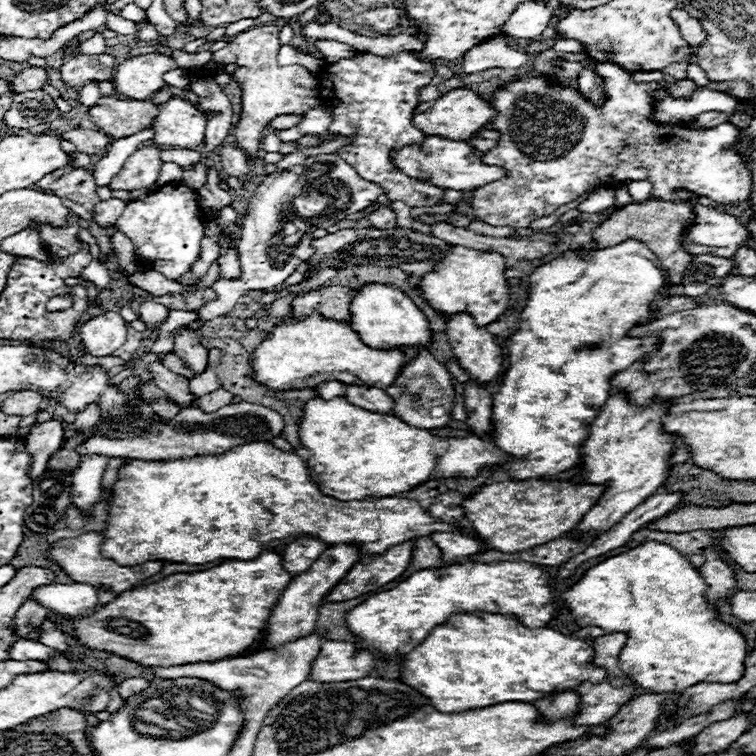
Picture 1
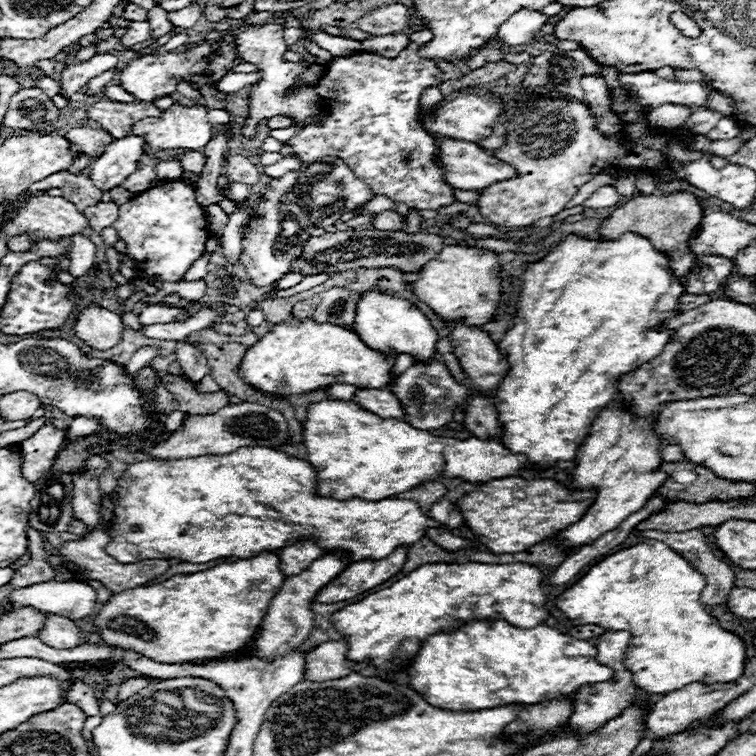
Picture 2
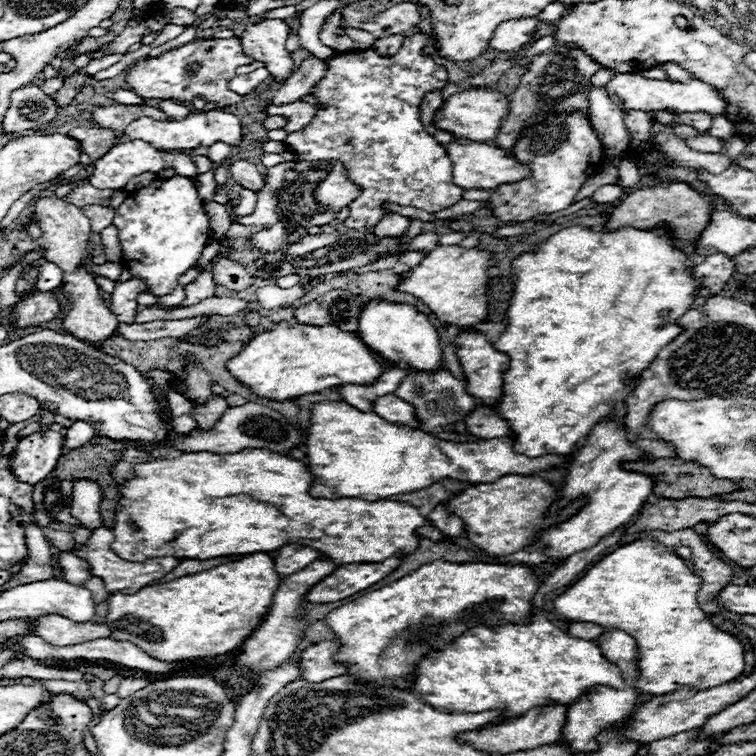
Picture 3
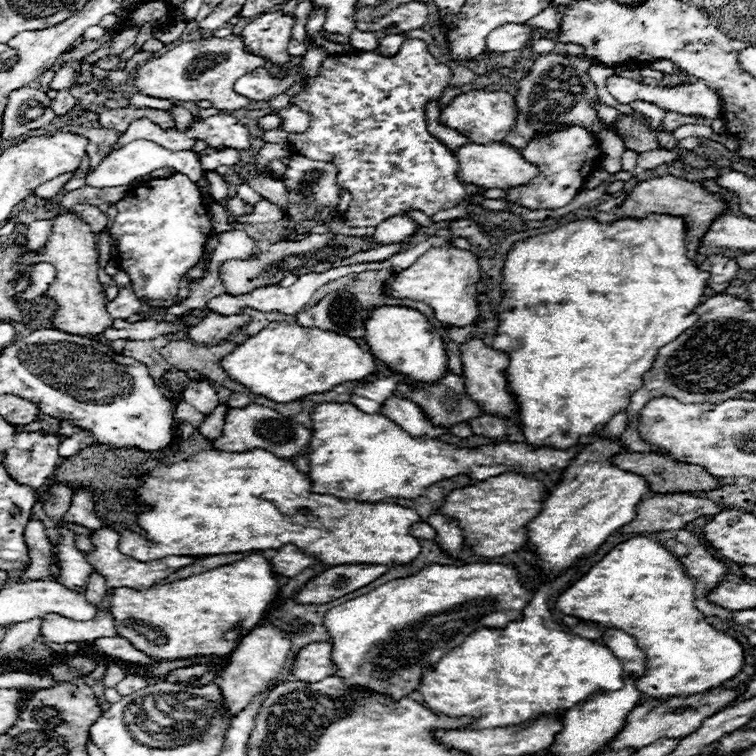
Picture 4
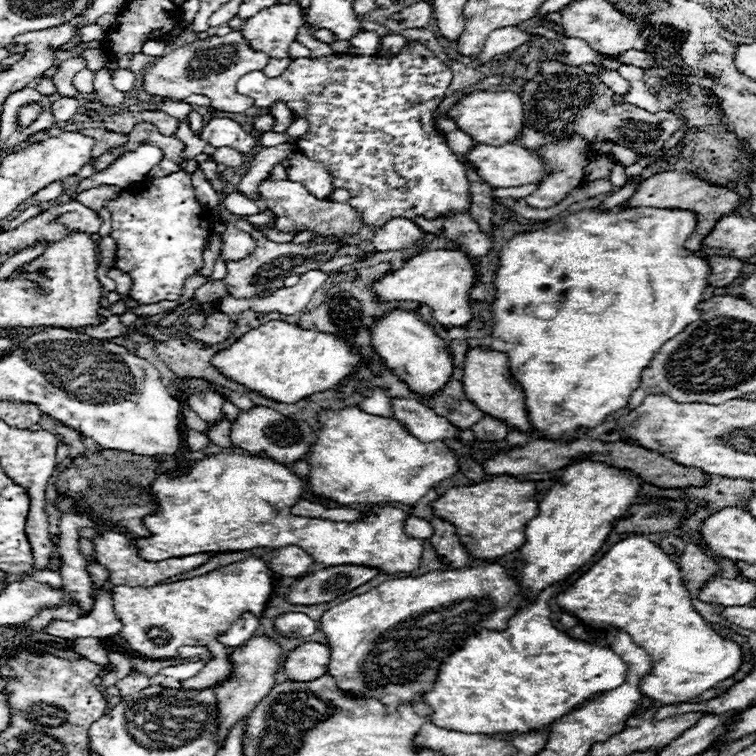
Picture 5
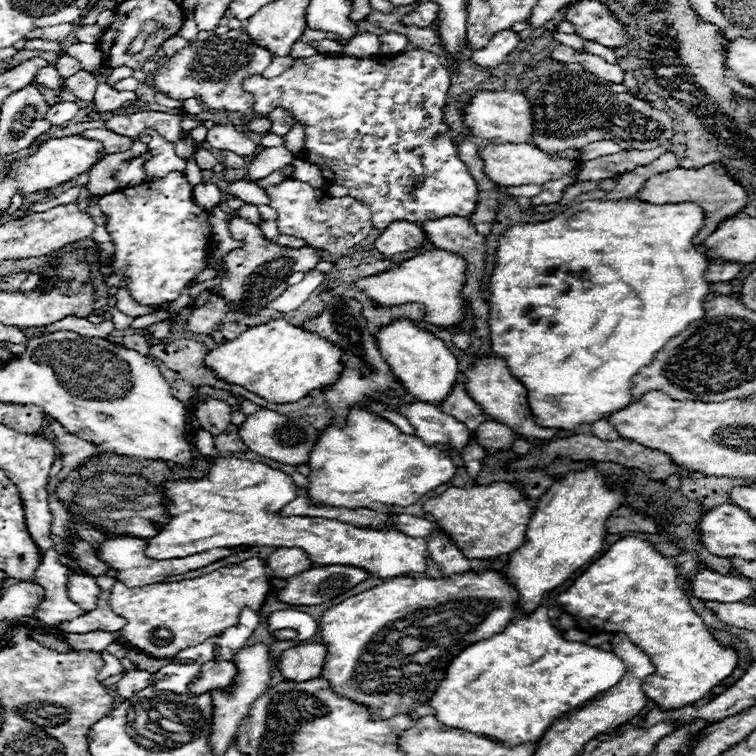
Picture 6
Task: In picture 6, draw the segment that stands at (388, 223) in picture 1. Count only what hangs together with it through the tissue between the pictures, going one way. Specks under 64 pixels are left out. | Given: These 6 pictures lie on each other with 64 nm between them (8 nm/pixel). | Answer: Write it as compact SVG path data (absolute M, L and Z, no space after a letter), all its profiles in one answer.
M394 222L376 238L374 246L386 256L394 256L418 248L422 246L422 242L426 242L426 232L422 230L422 226L410 222Z

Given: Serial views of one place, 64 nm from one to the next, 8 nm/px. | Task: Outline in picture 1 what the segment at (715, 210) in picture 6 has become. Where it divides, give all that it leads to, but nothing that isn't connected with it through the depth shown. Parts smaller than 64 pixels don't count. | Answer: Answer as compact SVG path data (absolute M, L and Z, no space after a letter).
M648 198L644 202L632 202L624 208L618 208L616 212L612 212L594 230L594 244L598 248L606 248L606 246L614 246L622 240L636 238L636 240L644 242L658 256L658 260L662 262L662 268L666 270L666 274L670 278L670 284L680 284L688 264L692 262L692 256L686 254L686 250L682 246L682 236L690 228L692 222L694 222L694 208L688 202Z

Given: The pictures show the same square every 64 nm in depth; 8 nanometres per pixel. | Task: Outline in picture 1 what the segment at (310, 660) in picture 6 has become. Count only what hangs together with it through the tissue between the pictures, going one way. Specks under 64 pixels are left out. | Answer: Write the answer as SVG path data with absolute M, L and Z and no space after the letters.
M326 640L310 668L312 682L344 682L368 676L374 670L370 652L356 652L352 642Z

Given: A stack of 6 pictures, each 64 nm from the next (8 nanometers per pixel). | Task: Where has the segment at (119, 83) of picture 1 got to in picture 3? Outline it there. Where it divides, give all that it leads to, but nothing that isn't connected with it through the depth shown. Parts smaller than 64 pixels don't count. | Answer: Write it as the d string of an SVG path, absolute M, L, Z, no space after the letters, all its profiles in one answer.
M214 38L214 40L194 40L170 52L164 52L158 58L146 58L136 62L126 76L130 90L142 98L156 98L156 100L178 100L178 102L192 102L196 96L214 102L218 108L236 106L244 98L236 92L228 90L228 82L236 76L238 66L254 64L250 56L242 52L240 38Z

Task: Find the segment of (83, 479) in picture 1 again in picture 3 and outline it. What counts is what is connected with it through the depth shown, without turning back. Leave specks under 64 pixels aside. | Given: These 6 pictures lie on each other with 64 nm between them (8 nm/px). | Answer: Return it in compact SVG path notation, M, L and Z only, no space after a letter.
M76 480L74 482L74 492L72 492L72 502L70 502L70 514L84 526L84 528L100 528L102 520L98 514L102 494L98 484L90 480Z

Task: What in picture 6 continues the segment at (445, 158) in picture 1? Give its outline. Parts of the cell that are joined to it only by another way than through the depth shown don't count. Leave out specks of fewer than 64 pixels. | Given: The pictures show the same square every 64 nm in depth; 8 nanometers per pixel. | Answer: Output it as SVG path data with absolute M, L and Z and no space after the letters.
M488 144L480 150L480 156L484 160L486 174L490 180L494 180L498 186L522 186L522 184L544 184L548 180L556 180L558 176L564 176L566 172L574 170L574 162L566 158L558 158L556 154L548 154L534 144Z

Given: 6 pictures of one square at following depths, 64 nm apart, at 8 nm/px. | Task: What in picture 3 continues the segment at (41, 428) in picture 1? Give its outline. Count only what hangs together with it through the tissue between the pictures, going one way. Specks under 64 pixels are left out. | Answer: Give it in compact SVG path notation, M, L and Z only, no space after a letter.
M52 430L20 438L10 458L18 480L30 486L36 486L38 482L46 480L56 468L58 458L62 456L62 444L64 436Z

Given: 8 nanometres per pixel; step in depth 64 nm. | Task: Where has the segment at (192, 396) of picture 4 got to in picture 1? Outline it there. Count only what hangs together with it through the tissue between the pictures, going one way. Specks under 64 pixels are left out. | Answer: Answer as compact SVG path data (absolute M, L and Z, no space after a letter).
M190 330L178 332L174 336L174 354L180 356L180 360L184 362L186 368L190 368L196 376L202 374L208 366L208 350L200 344L198 336Z

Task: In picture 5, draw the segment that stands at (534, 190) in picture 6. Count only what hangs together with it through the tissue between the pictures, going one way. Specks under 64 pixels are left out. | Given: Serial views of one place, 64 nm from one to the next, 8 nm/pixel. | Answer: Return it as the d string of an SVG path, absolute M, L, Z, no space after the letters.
M532 184L514 186L514 188L494 188L496 198L524 198L532 192Z

